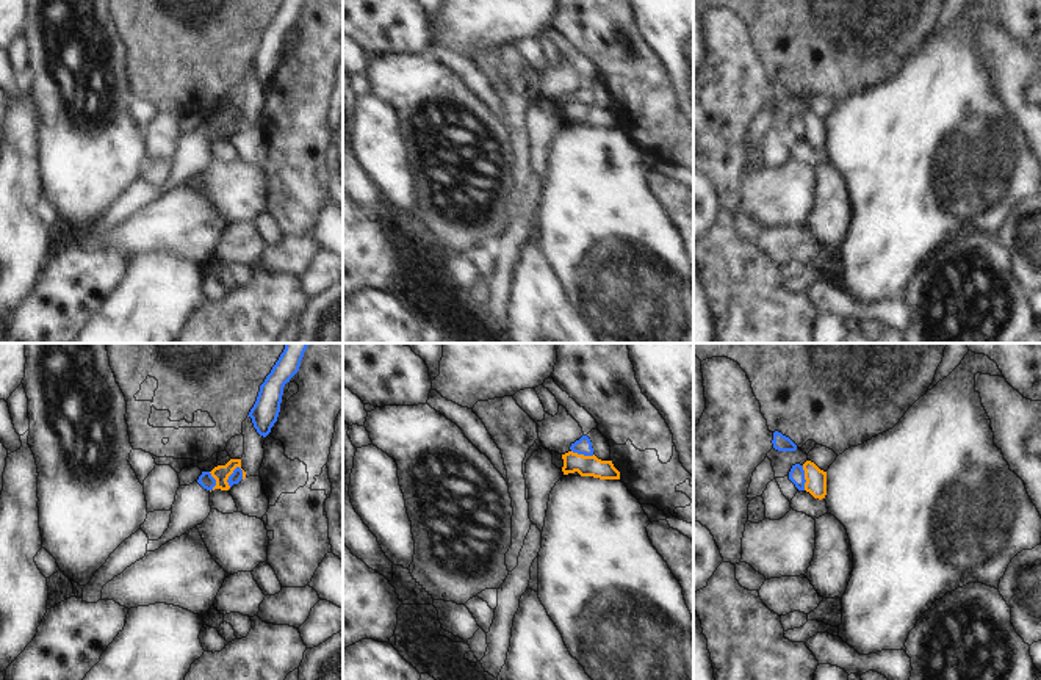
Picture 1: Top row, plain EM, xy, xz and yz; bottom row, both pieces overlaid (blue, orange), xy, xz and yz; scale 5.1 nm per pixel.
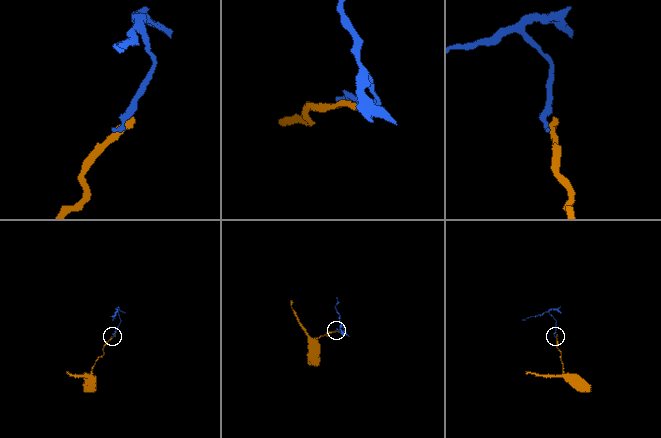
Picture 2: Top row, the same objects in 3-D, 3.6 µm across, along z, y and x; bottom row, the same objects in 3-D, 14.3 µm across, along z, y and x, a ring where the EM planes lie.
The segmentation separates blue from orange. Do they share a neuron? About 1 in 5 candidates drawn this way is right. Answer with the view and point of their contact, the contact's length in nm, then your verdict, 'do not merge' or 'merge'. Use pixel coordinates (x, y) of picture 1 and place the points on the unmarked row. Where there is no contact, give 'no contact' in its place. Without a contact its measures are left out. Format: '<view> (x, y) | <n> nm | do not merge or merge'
xy (229, 126) | 120 nm | do not merge

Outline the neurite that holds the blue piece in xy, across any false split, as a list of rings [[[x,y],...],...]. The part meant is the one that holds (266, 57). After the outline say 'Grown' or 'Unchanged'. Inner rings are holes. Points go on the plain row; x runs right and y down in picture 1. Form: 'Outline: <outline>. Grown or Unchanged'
Outline: [[[283,0],[260,34],[260,41],[249,64],[254,77],[263,86],[271,81],[280,61],[283,36],[299,20],[305,0]]]. Unchanged

